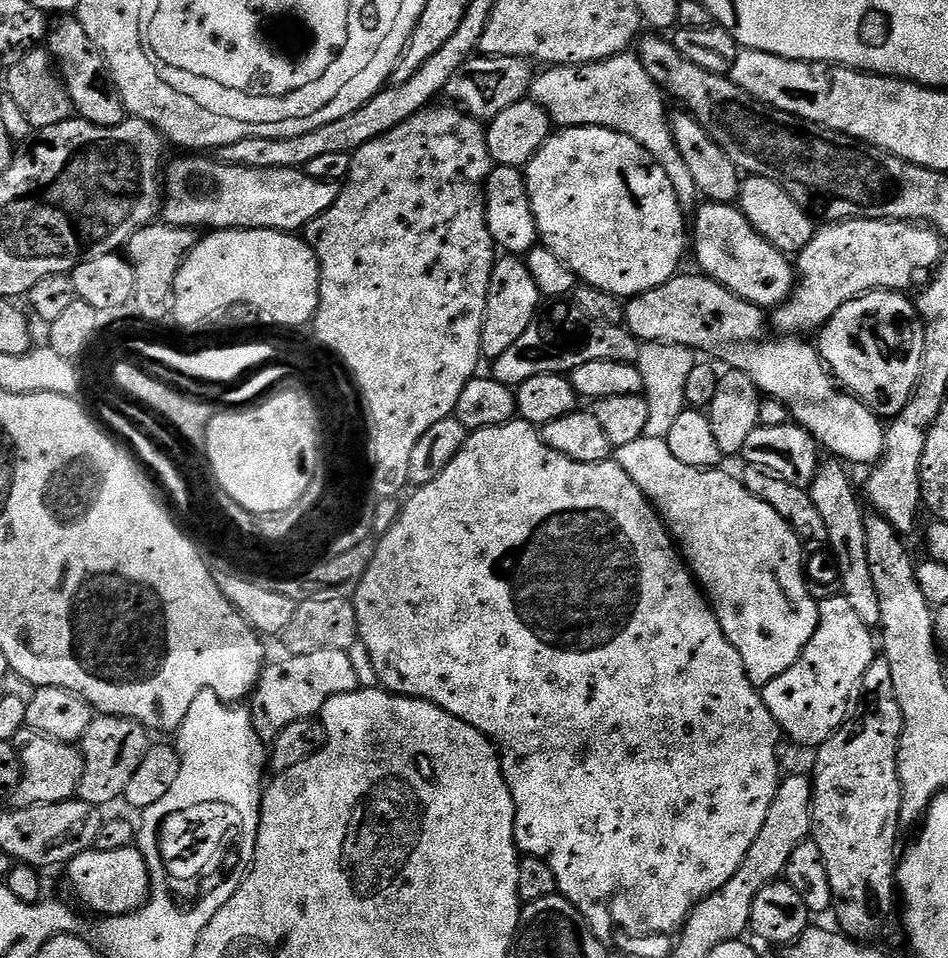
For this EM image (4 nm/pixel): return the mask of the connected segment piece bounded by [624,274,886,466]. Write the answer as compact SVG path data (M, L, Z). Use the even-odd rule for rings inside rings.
M677 274L662 286L627 301L626 327L637 340L682 344L704 351L708 355L705 357L721 365L728 364L724 366L729 369L744 372L761 394L778 398L778 402L785 404L789 417L810 433L821 449L829 448L833 457L849 465L875 465L884 455L885 425L871 408L838 386L815 343L807 344L804 341L807 339L792 334L771 340L764 336L766 316L757 304L740 299L709 276L684 275Z

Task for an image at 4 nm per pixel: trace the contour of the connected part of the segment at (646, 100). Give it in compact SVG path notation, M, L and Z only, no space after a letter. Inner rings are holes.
M621 54L593 64L548 66L543 71L541 76L539 73L533 79L530 96L546 109L553 125L559 126L561 129L609 128L618 134L626 134L626 138L634 138L634 142L638 142L638 146L646 149L656 159L658 166L662 166L662 170L666 170L666 178L670 178L670 182L674 182L674 190L678 194L681 208L688 210L697 203L698 193L694 186L694 177L690 174L690 169L686 166L686 161L682 158L682 153L674 142L670 111L668 112L667 106L664 105L665 93L660 85L652 81L650 74L646 74L639 55Z

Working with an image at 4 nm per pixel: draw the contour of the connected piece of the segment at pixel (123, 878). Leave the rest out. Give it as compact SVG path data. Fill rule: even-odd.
M94 846L78 853L66 865L76 896L92 912L111 918L137 912L150 898L151 874L139 847L98 850Z

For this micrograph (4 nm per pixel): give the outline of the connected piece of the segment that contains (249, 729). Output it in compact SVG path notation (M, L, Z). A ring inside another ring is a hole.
M211 690L199 692L190 702L190 710L182 722L179 732L174 736L174 747L180 755L180 769L178 778L174 778L174 786L154 806L143 809L142 815L150 818L150 826L143 829L142 836L152 836L156 832L156 822L162 822L164 812L172 812L175 808L184 808L188 804L196 804L196 800L221 800L235 804L242 814L241 822L245 827L247 835L246 845L252 846L256 843L258 826L260 825L260 797L262 785L265 783L266 775L266 744L258 738L251 722L251 713L234 712L233 705L225 704L218 698L218 694Z

